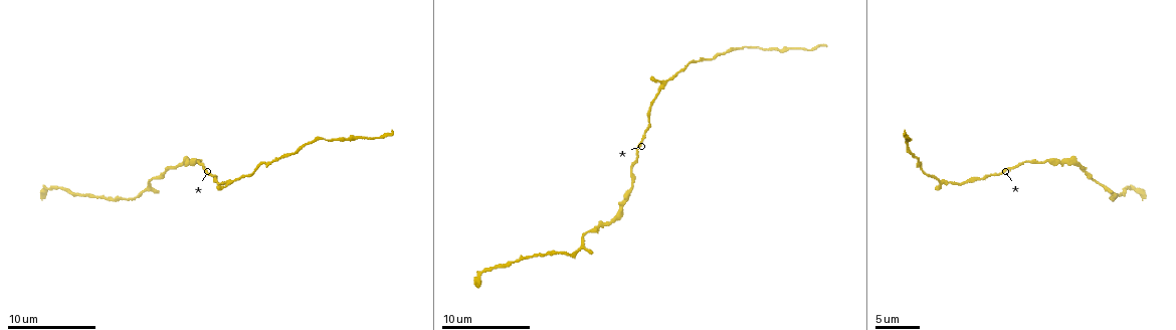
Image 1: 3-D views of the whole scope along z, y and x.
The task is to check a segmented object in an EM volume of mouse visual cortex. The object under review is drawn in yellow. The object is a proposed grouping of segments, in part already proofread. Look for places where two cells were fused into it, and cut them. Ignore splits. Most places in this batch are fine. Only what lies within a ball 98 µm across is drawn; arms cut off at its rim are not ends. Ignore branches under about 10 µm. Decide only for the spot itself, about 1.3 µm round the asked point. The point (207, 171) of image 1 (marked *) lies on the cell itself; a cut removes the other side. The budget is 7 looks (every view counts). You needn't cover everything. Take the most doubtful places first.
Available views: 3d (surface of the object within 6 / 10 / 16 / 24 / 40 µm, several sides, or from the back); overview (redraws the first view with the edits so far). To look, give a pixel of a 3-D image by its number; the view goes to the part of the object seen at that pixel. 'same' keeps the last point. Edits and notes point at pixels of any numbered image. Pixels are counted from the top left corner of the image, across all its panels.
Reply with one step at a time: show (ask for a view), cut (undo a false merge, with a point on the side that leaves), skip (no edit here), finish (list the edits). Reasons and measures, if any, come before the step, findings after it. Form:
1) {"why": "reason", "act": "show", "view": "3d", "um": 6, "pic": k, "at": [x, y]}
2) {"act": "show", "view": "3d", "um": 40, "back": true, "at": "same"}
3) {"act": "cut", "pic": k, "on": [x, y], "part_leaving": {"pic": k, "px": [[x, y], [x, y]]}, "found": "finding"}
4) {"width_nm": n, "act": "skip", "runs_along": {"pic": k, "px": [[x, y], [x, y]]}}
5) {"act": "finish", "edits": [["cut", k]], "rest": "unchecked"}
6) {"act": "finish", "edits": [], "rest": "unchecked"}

{"why": "calibre changes", "act": "show", "view": "3d", "um": 6, "pic": 1, "at": [182, 162]}

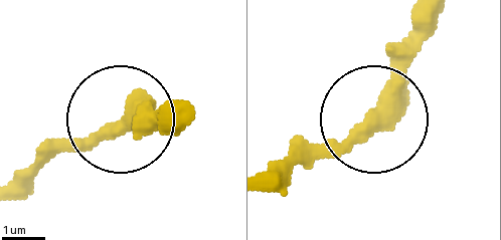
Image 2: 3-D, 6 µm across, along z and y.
{"act": "skip", "found": "all the same cell"}

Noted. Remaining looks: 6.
{"why": "calibre changes", "act": "show", "view": "3d", "um": 10, "pic": 1, "at": [935, 180]}

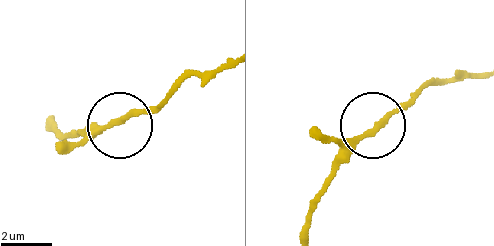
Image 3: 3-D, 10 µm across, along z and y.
{"act": "show", "view": "3d", "um": 6, "pic": 3, "at": [372, 132]}

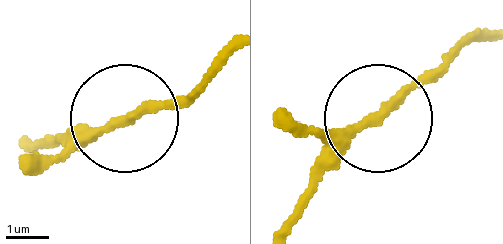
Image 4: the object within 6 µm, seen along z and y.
{"act": "skip", "runs_along": {"pic": 4, "px": [[35, 137], [81, 137], [197, 97]]}, "found": "one cell here"}

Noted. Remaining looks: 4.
{"why": "thin neck", "act": "show", "view": "3d", "um": 16, "pic": 1, "at": [83, 195]}

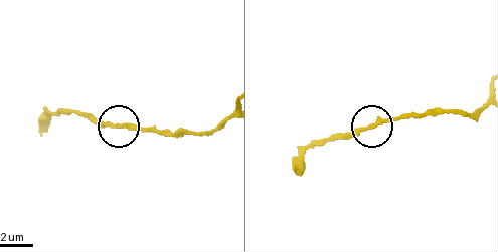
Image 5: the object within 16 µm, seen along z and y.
{"width_nm": 230, "act": "skip", "runs_along": {"pic": 5, "px": [[482, 102], [470, 112], [405, 114], [325, 140]]}, "found": "continuous, no second cell"}

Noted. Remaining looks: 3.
{"why": "a narrow waist", "act": "show", "view": "3d", "um": 6, "pic": 1, "at": [125, 198]}

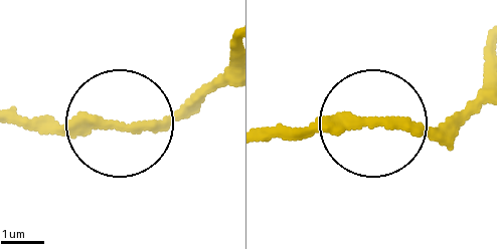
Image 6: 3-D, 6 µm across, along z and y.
{"why": "from behind", "act": "show", "view": "3d", "um": 6, "back": true, "pic": 6, "at": [380, 120]}

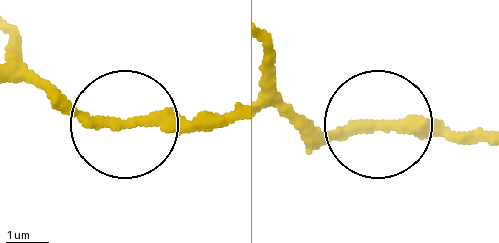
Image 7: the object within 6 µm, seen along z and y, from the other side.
{"act": "skip", "found": "continuous, no second cell"}

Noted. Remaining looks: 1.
{"act": "finish", "edits": [], "rest": "unchecked"}

